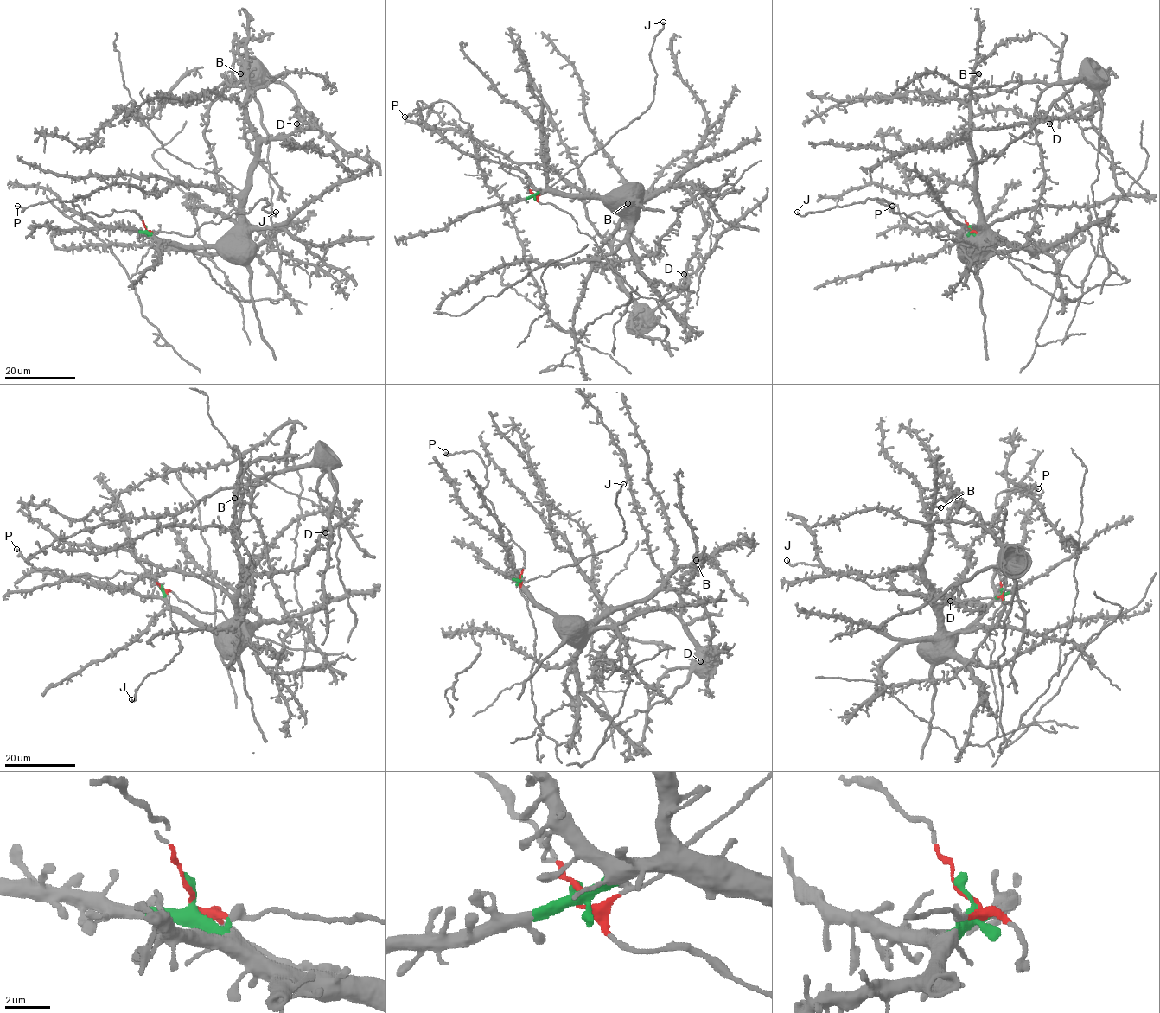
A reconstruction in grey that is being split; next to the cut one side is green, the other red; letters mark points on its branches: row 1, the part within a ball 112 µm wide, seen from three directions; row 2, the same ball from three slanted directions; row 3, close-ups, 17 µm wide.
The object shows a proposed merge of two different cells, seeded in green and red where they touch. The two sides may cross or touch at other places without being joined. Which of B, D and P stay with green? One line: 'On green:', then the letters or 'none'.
On green: B, D

